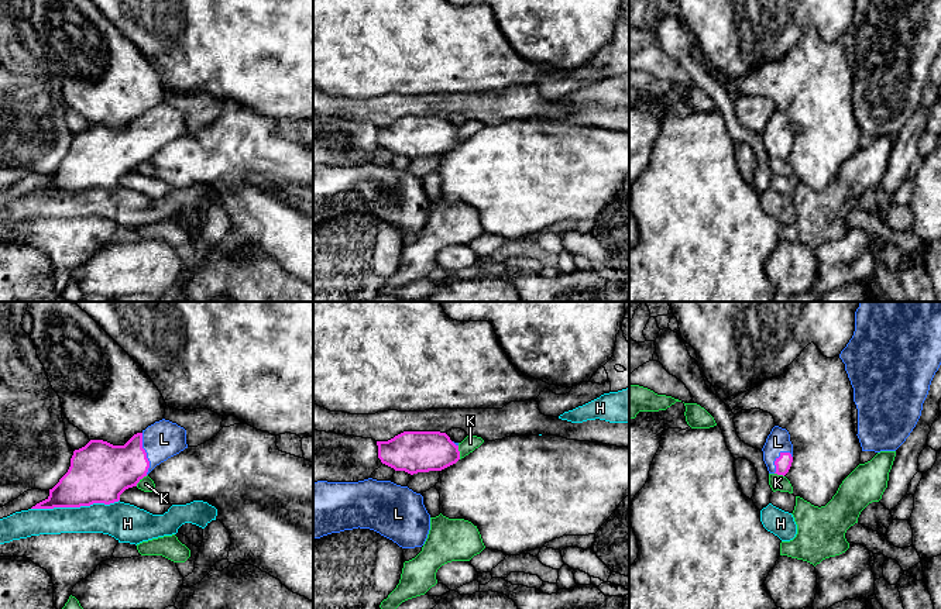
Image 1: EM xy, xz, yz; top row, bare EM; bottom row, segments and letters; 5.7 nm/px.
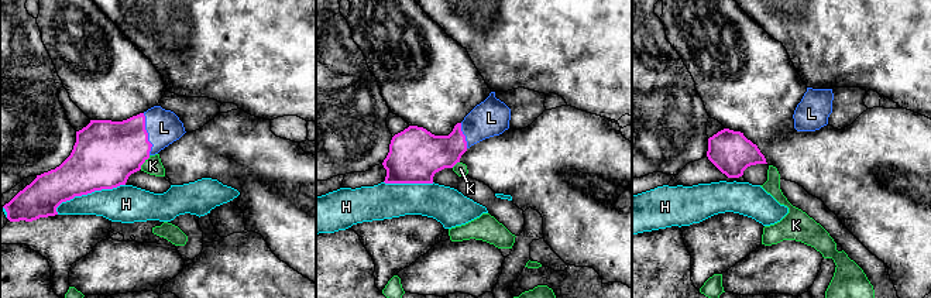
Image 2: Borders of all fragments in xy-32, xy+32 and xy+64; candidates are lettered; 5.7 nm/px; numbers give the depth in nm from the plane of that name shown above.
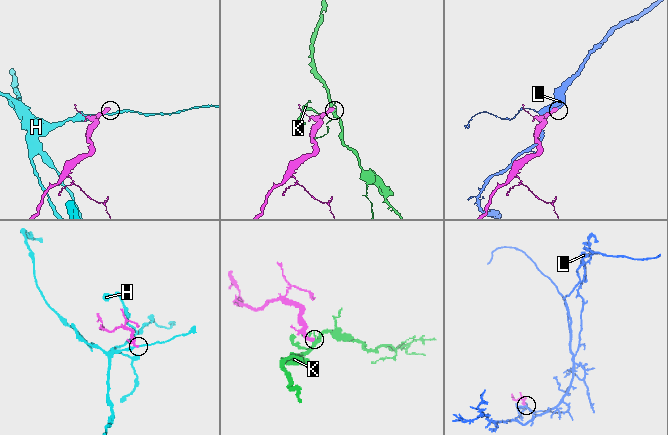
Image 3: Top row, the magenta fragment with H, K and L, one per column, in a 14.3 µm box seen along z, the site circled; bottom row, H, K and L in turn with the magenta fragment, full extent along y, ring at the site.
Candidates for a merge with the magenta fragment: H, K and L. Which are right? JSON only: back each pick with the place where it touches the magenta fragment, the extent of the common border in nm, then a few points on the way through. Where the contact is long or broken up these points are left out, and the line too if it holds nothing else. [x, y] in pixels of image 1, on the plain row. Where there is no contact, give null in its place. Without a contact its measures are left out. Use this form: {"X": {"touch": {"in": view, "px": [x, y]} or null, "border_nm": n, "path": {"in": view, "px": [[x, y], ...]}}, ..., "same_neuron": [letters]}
{"L": {"touch": {"in": "xy", "px": [146, 138]}, "border_nm": 240, "path": {"in": "xy", "px": [[106, 155], [126, 150], [146, 138], [164, 123]]}}, "same_neuron": ["L"]}

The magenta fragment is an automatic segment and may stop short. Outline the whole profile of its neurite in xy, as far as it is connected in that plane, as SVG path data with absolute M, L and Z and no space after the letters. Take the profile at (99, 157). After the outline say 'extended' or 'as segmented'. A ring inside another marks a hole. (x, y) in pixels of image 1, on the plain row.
M159 104L134 118L124 130L90 124L75 134L68 156L49 180L31 193L110 189L147 161L157 149L188 133L186 114Z; extended

